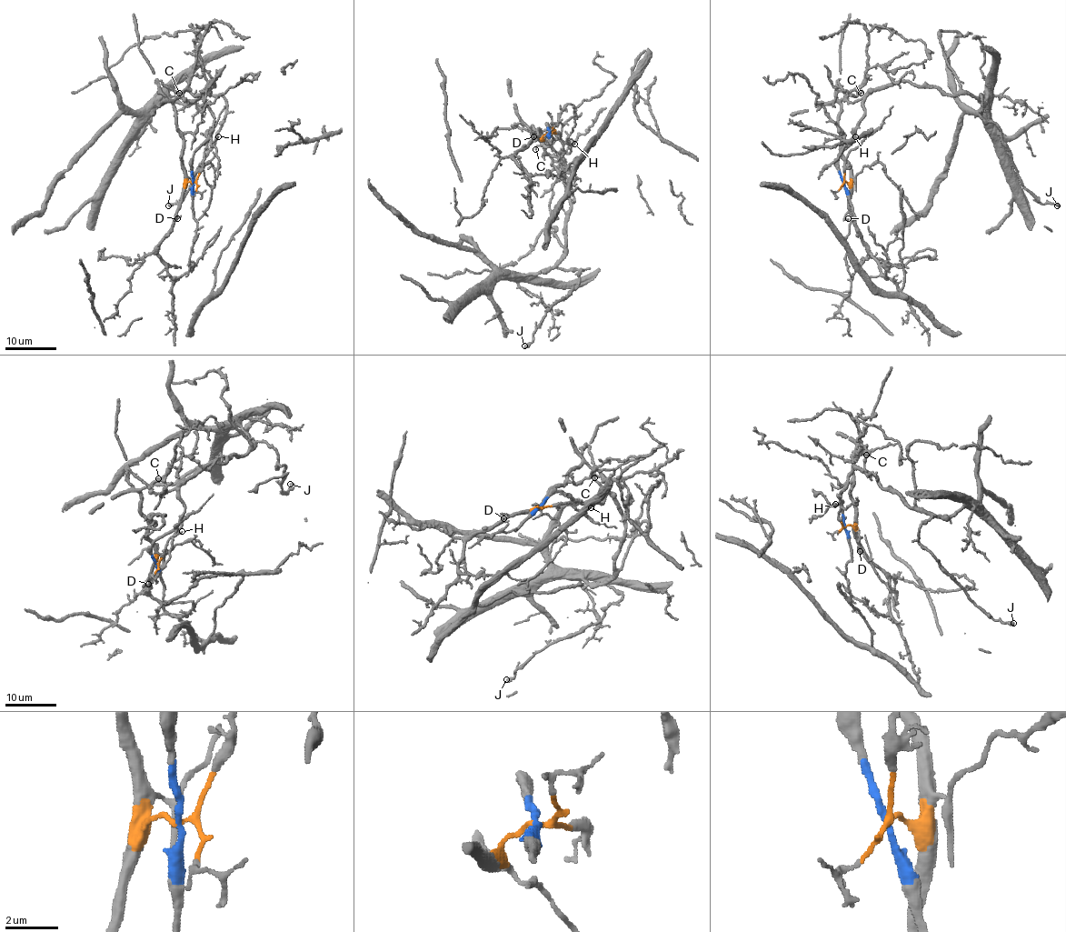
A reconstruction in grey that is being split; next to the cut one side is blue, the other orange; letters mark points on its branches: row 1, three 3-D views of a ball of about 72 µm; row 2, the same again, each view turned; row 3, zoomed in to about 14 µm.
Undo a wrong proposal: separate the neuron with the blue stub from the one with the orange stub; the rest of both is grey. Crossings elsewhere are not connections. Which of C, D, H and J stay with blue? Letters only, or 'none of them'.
H, J

